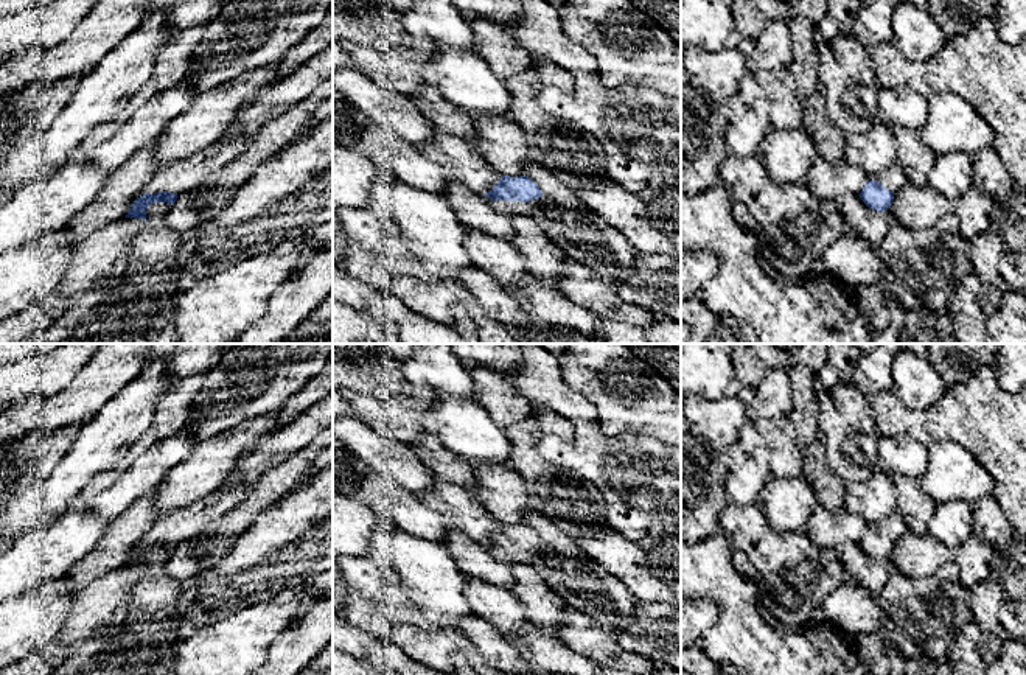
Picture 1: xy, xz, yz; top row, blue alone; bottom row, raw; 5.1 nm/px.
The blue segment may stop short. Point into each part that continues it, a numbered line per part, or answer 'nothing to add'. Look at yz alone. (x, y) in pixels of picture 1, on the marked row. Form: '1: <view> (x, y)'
1: yz (893, 178)

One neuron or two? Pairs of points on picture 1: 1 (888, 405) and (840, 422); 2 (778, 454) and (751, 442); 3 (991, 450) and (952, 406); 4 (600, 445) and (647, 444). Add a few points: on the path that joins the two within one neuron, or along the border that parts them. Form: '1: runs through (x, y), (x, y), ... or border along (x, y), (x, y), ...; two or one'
1: border along (869, 400), (875, 430), (880, 436); two
2: runs through (774, 447), (768, 440), (759, 440); one
3: runs through (984, 439), (963, 417); one
4: runs through (611, 445), (636, 445); one

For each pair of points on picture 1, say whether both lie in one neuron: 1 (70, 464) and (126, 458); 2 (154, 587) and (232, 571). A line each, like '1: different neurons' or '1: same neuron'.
1: different neurons
2: different neurons

